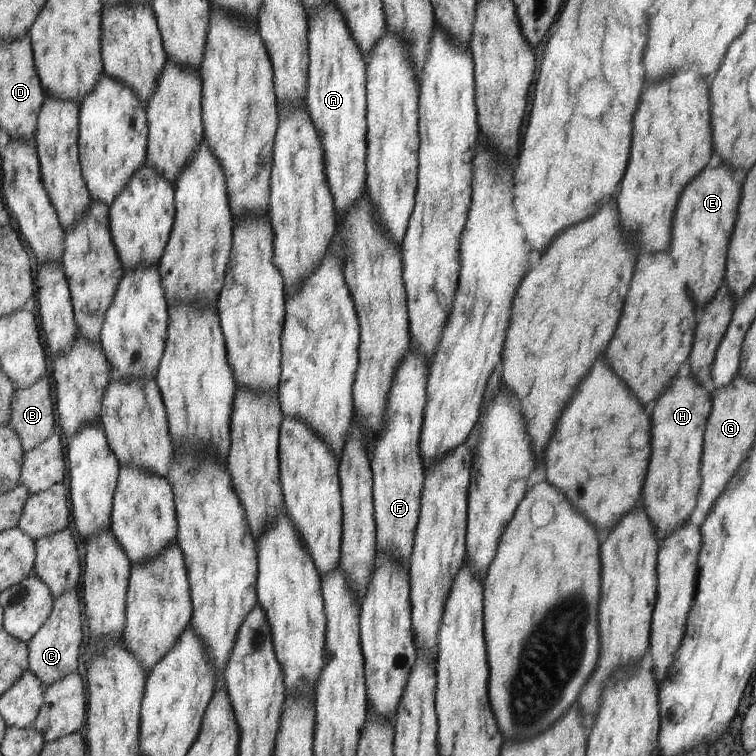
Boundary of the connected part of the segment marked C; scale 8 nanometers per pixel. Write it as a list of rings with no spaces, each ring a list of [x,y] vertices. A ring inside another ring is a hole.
[[[76,590],[68,591],[55,599],[52,616],[49,617],[40,632],[28,642],[30,669],[45,688],[55,685],[56,682],[70,674],[82,671],[79,666],[79,656],[81,656],[81,644],[87,638],[86,632],[81,630],[83,628],[83,622],[81,622],[83,610],[81,610],[81,602],[79,602]]]

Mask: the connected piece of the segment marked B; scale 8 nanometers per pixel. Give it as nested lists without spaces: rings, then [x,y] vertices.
[[[45,377],[28,389],[17,390],[14,400],[9,426],[20,434],[26,453],[55,434],[58,418],[51,400],[51,384]]]

